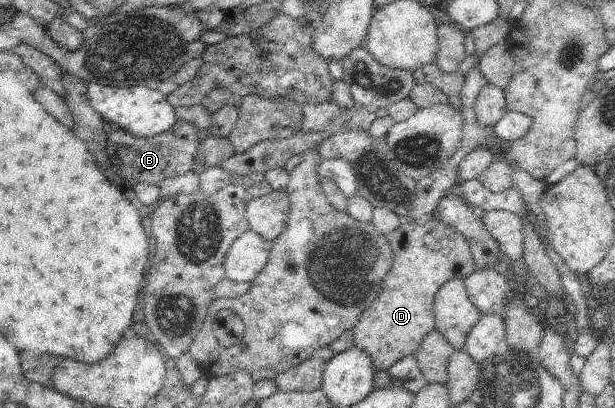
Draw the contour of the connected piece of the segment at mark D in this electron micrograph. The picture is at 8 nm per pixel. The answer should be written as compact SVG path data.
M437 218L406 220L393 235L394 262L384 288L352 328L355 346L371 356L377 372L387 372L396 361L416 353L422 339L435 329L433 304L439 288L453 278L464 280L476 270L469 242Z

